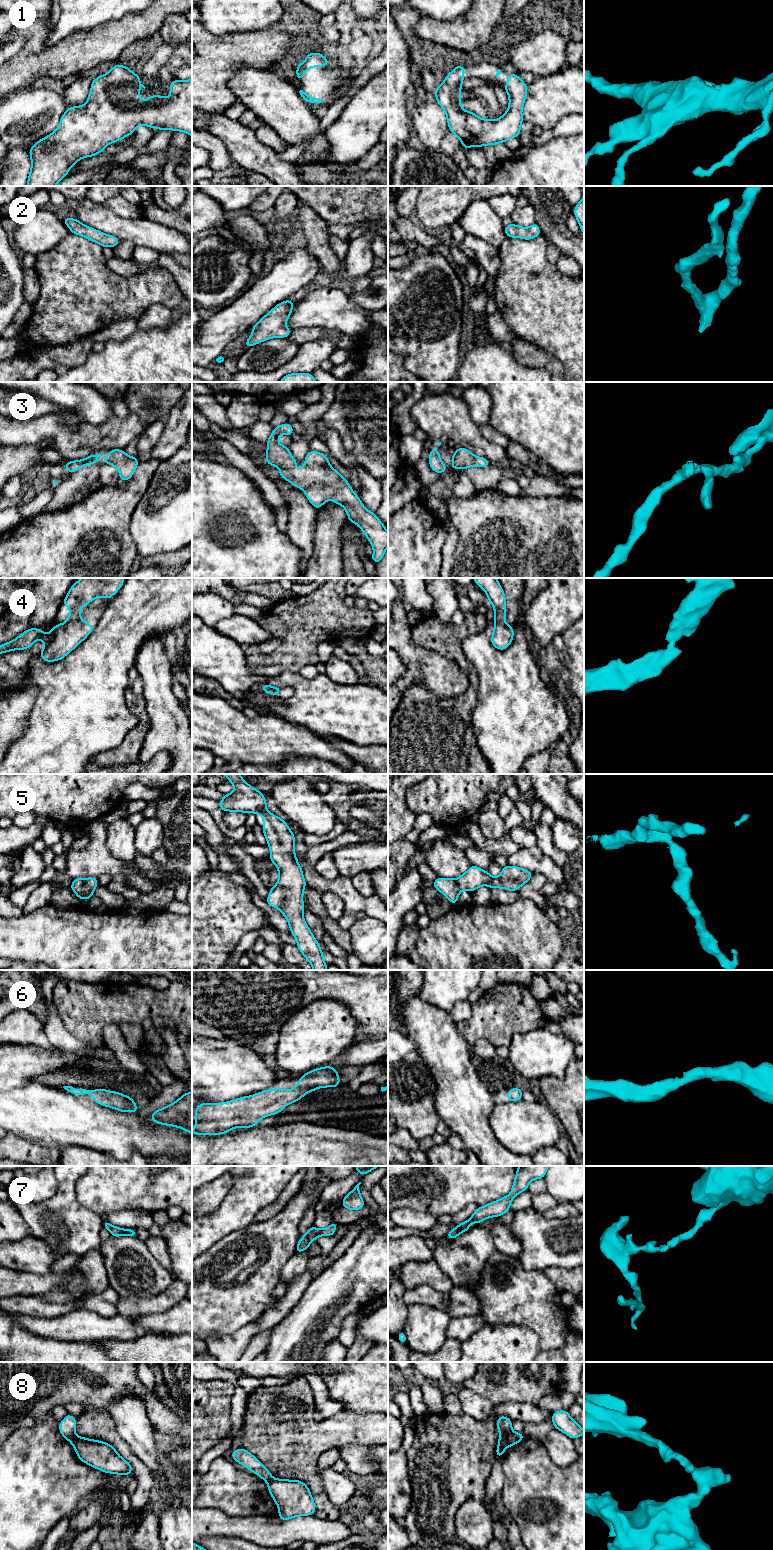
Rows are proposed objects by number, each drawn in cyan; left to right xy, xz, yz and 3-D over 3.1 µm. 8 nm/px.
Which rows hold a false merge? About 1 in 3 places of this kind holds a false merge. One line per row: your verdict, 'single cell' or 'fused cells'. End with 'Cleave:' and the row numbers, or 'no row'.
1: single cell
2: single cell
3: single cell
4: single cell
5: single cell
6: single cell
7: fused cells
8: fused cells
Cleave: 7, 8

